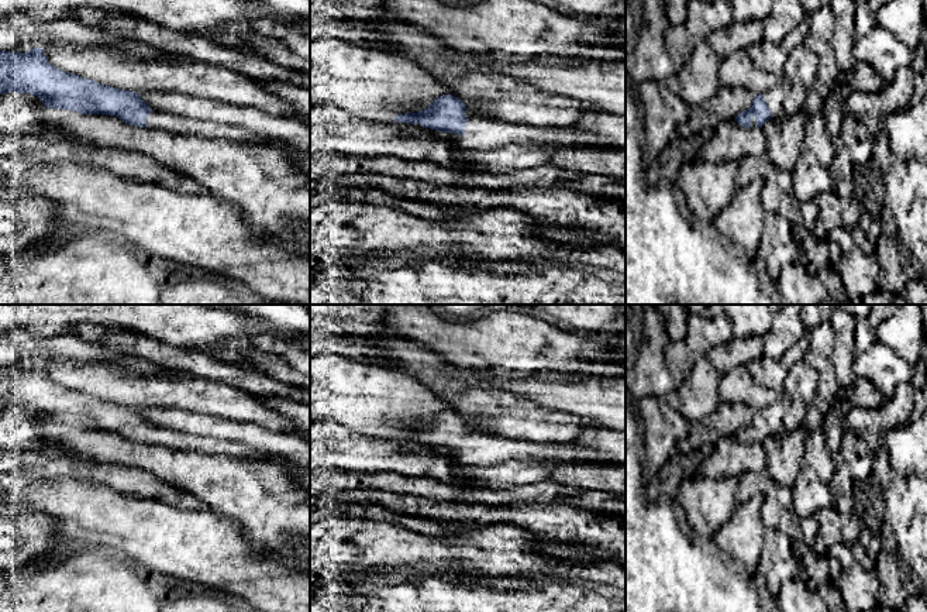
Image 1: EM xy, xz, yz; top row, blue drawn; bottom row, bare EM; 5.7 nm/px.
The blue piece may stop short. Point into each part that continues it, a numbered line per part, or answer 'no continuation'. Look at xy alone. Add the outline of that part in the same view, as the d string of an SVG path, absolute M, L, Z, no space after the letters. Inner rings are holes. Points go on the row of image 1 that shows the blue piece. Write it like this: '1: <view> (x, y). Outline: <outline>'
1: xy (158, 120). Outline: M152 109L147 117L147 127L178 134L194 134L207 138L224 138L238 142L268 144L283 148L282 138L262 135L239 126L197 120L180 114Z

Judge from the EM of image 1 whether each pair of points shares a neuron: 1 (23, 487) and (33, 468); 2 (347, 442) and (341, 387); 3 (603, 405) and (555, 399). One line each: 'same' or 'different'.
1: different
2: different
3: same

